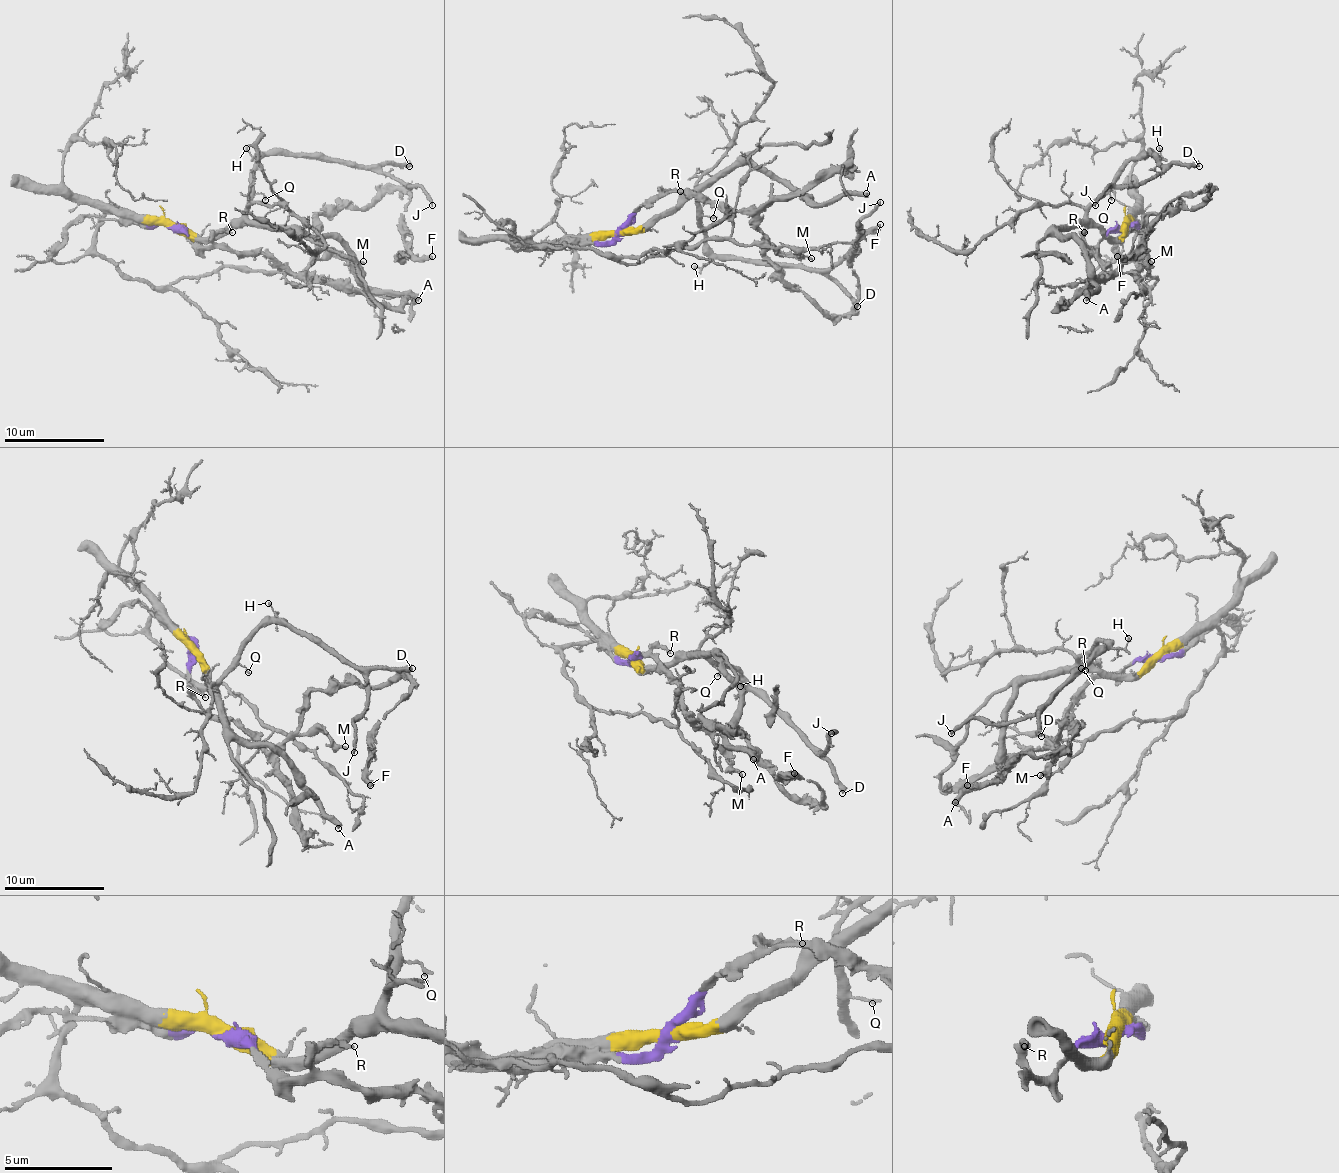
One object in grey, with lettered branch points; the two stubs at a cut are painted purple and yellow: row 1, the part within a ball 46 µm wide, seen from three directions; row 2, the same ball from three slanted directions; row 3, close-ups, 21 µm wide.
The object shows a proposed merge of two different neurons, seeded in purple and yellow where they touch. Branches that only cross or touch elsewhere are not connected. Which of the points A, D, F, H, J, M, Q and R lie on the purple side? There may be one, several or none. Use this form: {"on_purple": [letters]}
{"on_purple": ["F", "M", "R"]}

